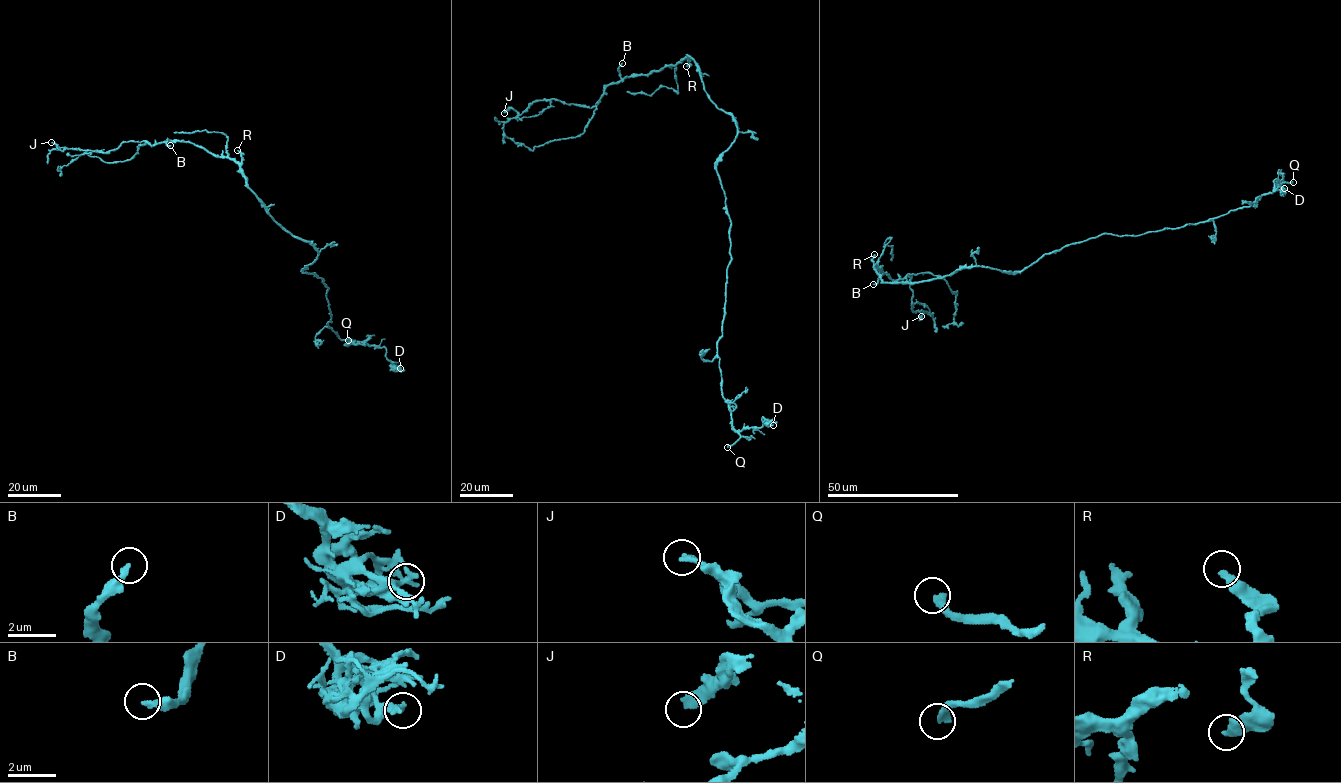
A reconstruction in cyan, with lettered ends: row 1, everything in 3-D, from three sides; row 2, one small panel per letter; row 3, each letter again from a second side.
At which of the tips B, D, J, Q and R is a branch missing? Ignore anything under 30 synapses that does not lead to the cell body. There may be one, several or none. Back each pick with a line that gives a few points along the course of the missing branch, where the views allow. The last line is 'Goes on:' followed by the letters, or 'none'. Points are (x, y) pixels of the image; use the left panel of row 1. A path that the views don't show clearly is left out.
Q: course (348, 340), (331, 351), (311, 349), (299, 353)
Goes on: Q

